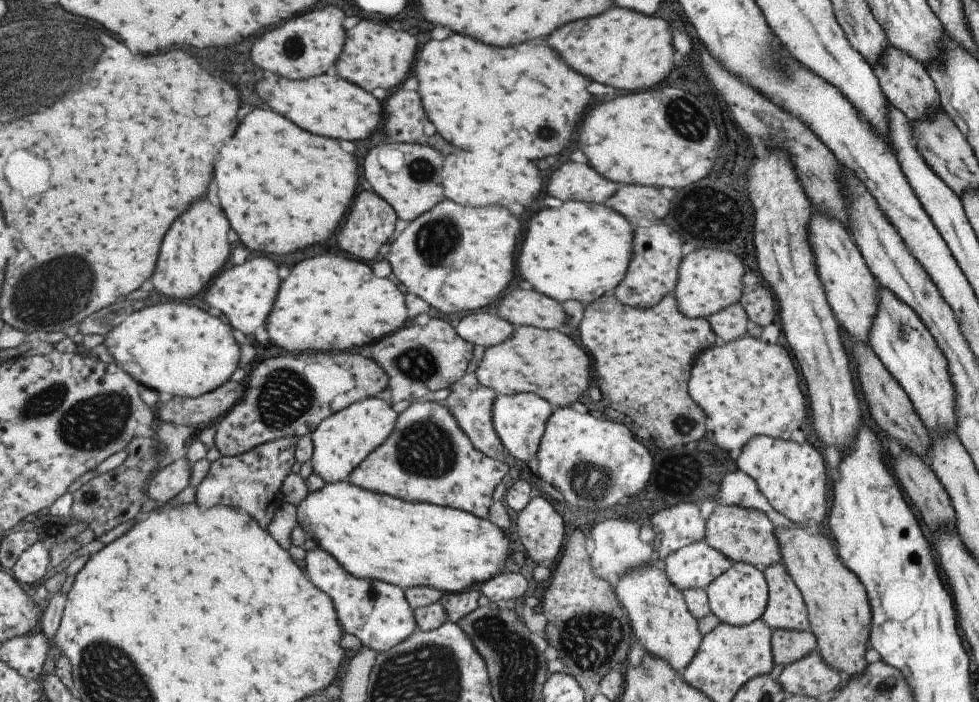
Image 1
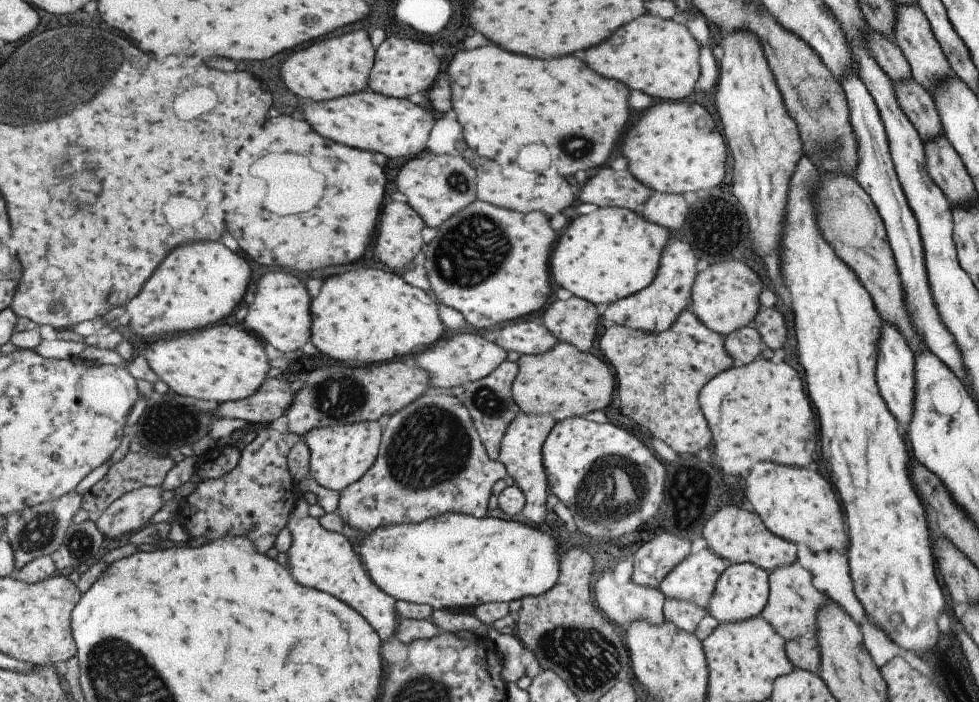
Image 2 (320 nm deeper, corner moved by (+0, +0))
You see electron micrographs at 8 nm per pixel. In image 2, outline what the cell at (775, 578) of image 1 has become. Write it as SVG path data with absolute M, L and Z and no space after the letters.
M798 562L778 567L768 572L768 596L760 616L784 641L797 637L813 636L817 610L826 604L827 598L812 586L811 574L803 570Z

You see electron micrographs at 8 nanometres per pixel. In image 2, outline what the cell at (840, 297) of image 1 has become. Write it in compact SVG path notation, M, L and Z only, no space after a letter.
M882 321L881 336L879 336L879 354L877 354L877 368L875 368L875 378L877 378L877 388L887 404L887 410L893 414L893 418L907 426L911 420L913 412L913 372L914 354L909 350L904 338L900 335L892 323Z

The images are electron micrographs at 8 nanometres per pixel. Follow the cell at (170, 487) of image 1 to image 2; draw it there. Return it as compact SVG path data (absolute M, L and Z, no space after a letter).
M143 486L136 490L127 492L119 496L114 502L111 502L103 512L94 517L94 523L97 530L104 538L118 539L121 536L127 536L136 528L141 528L148 523L150 517L155 514L162 506L160 487Z

